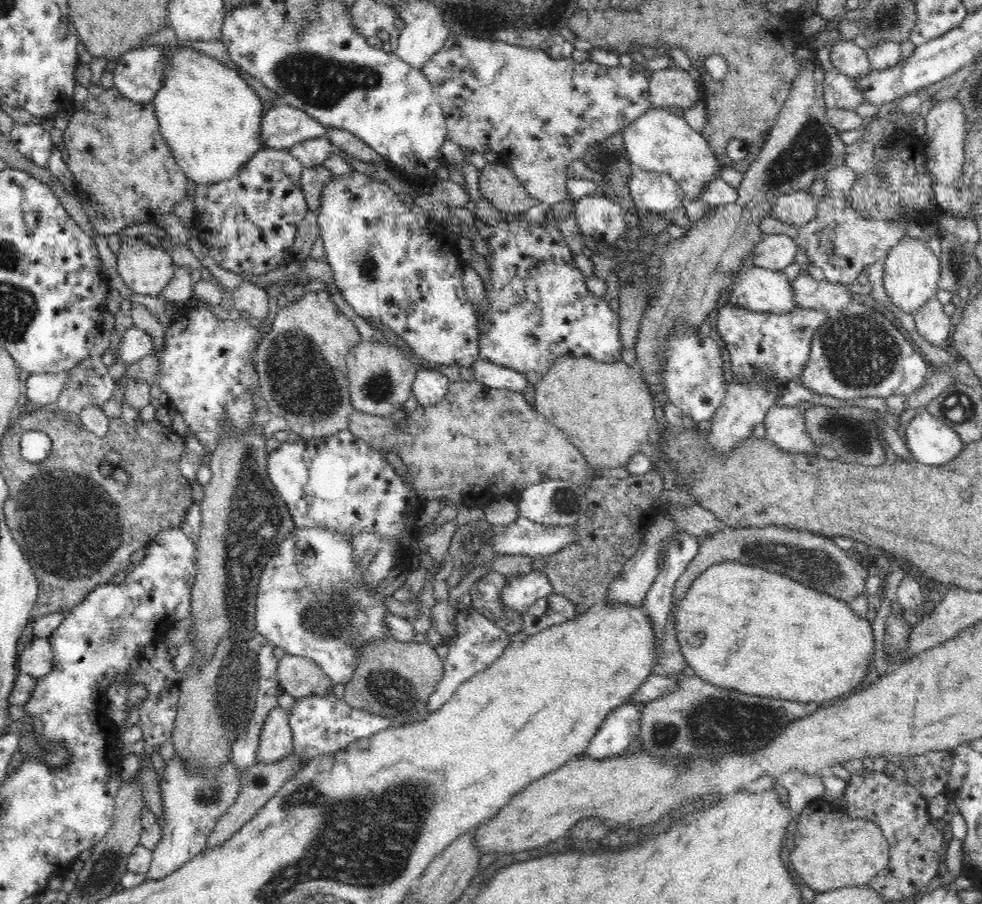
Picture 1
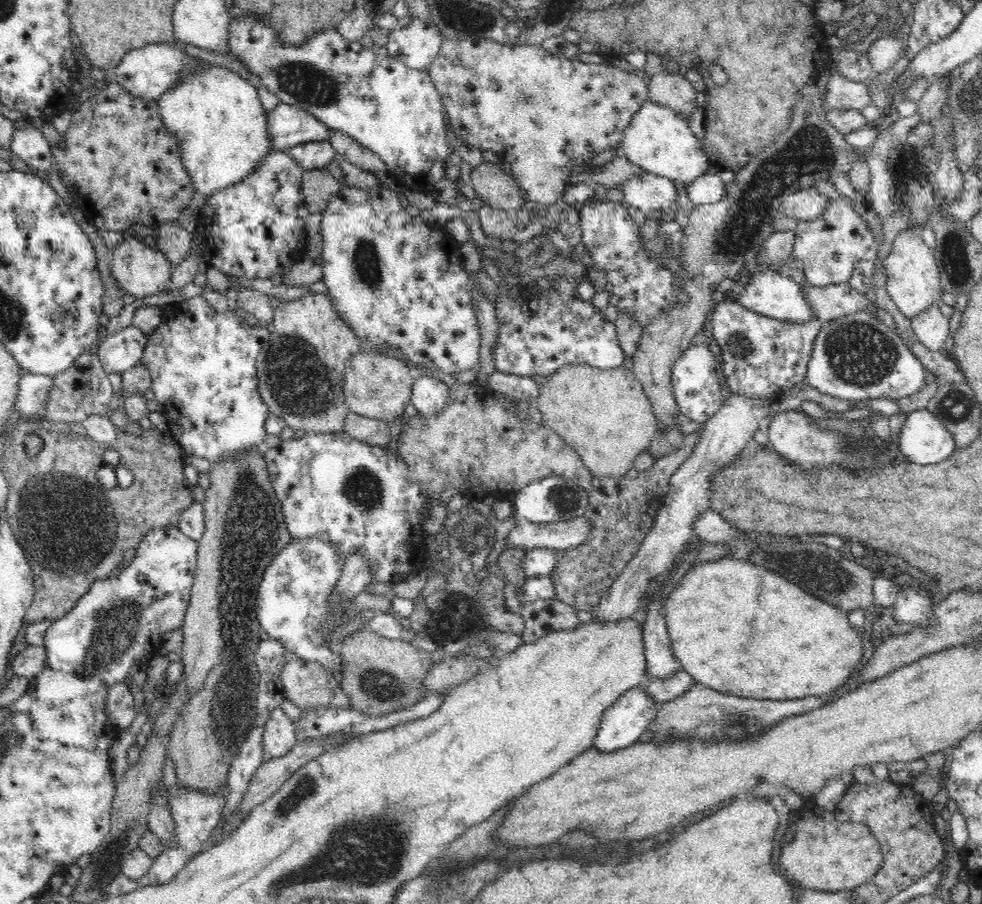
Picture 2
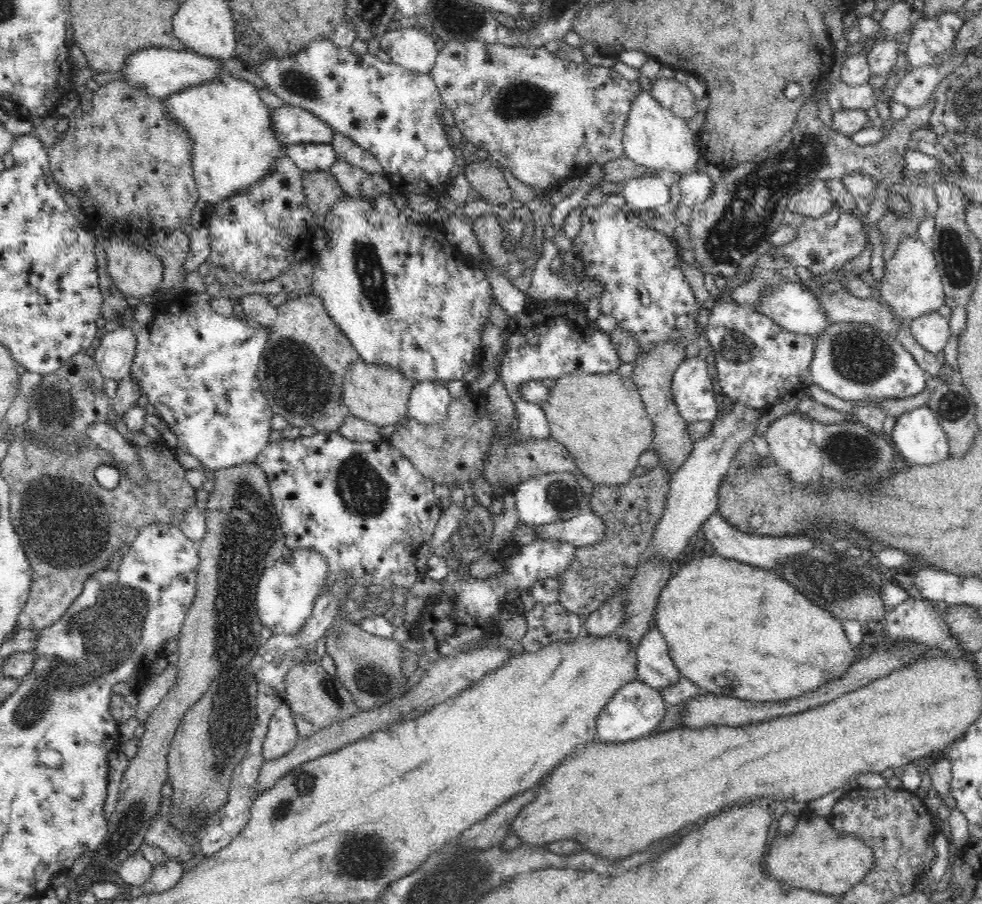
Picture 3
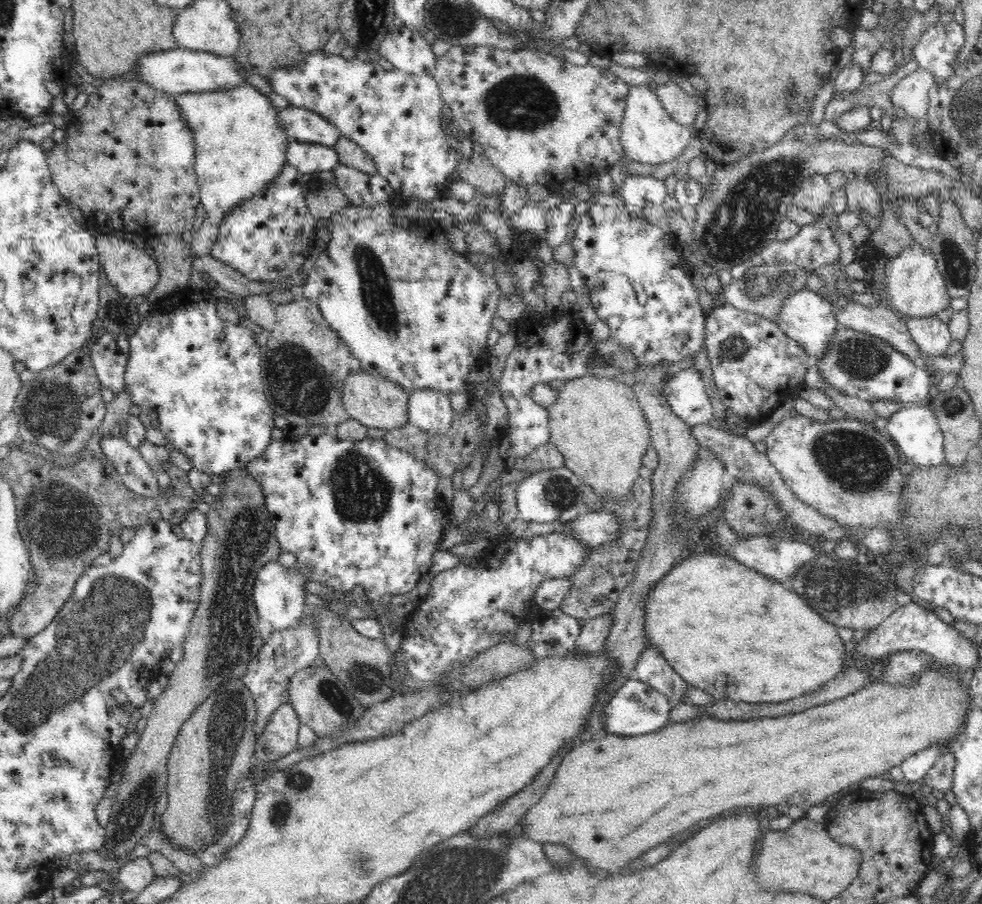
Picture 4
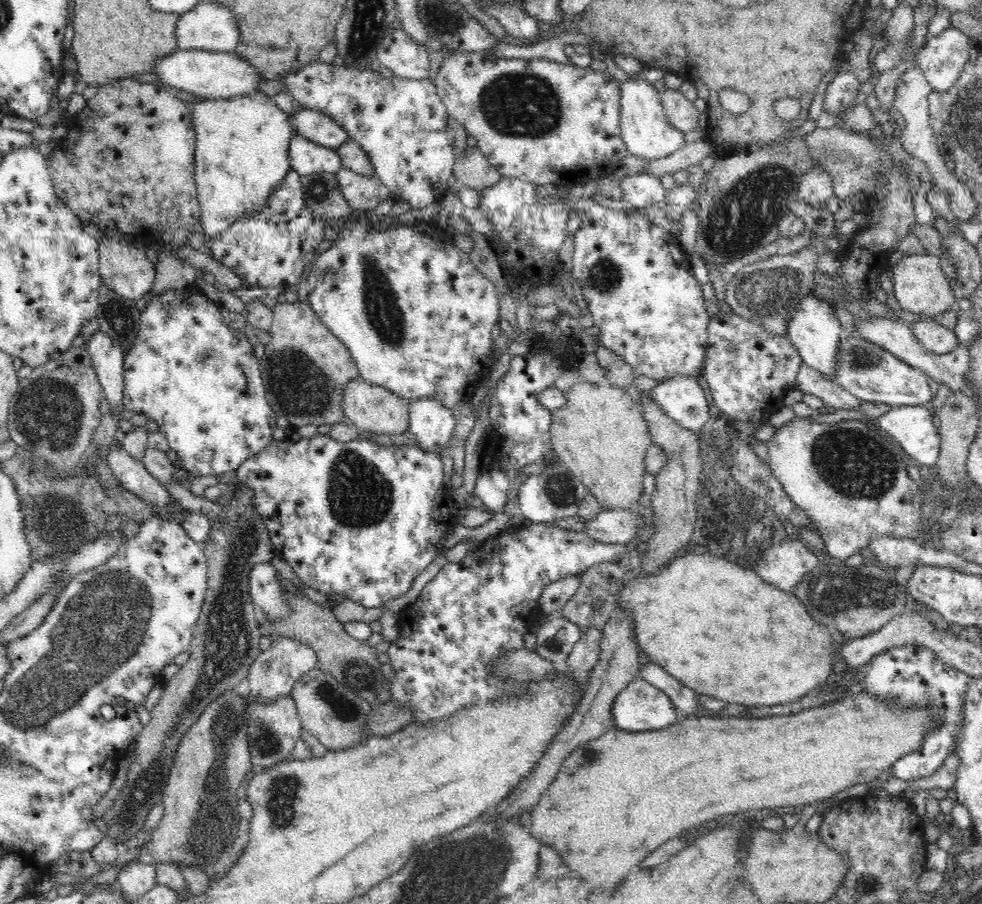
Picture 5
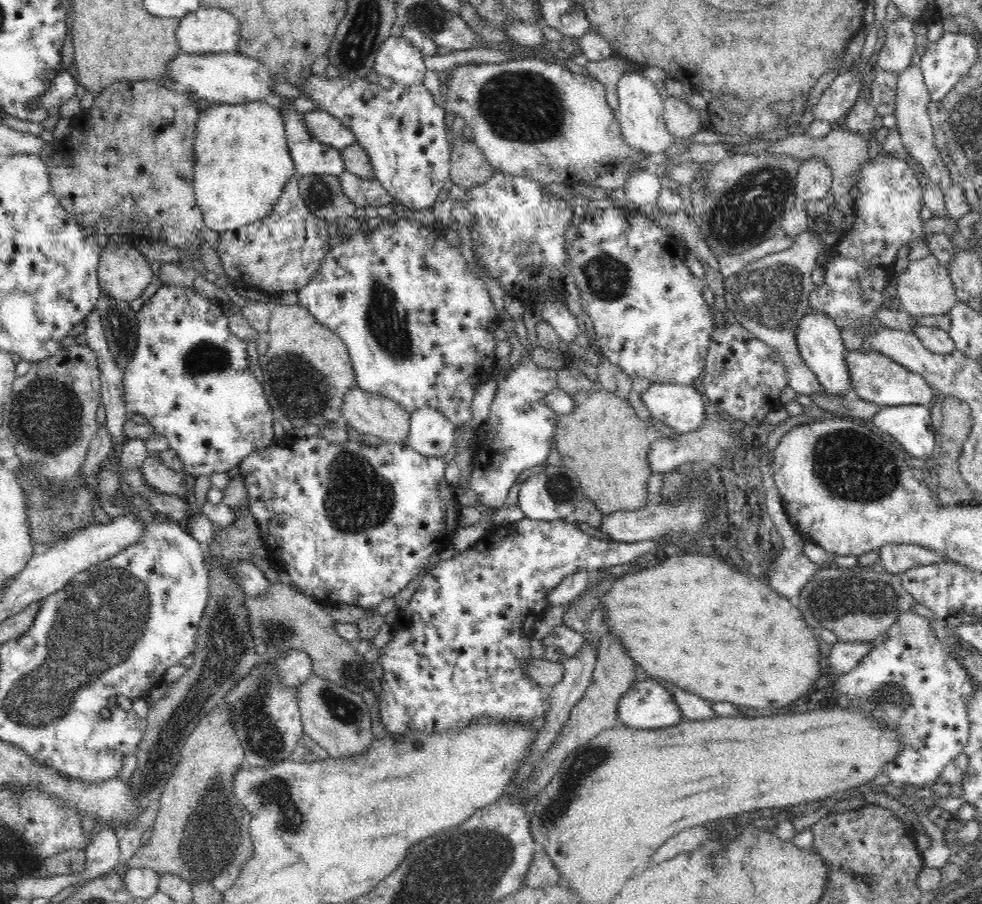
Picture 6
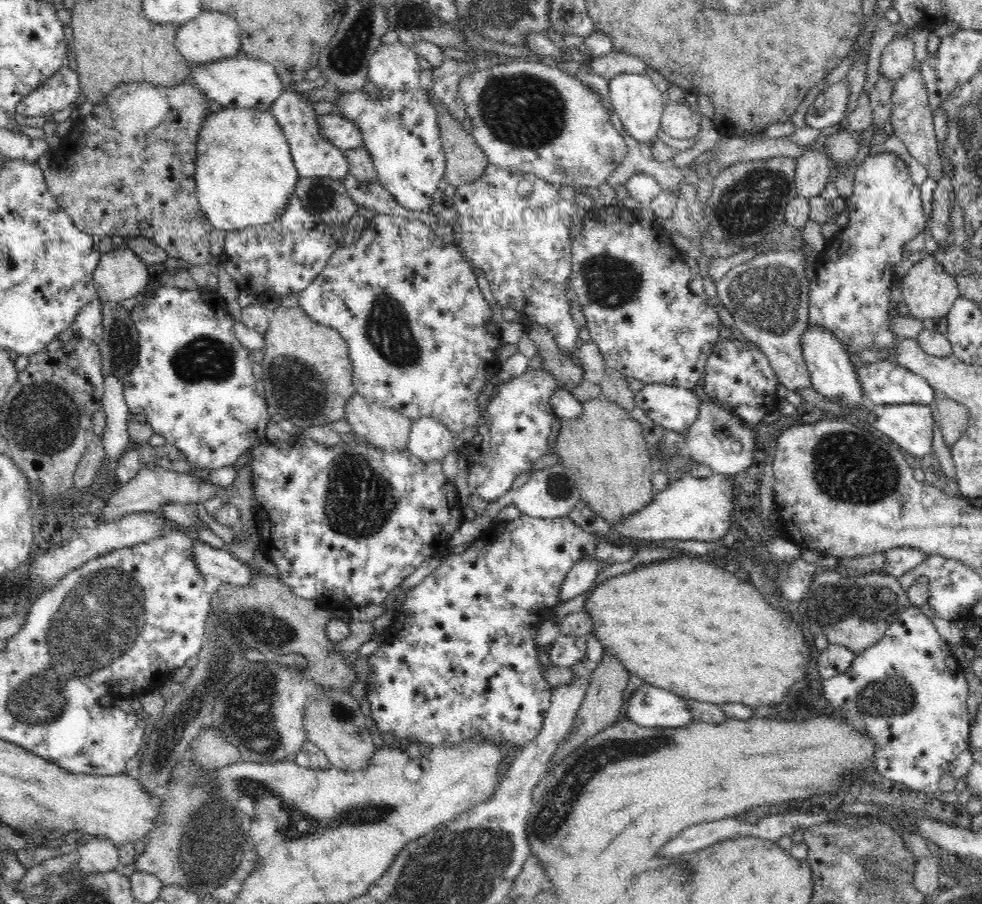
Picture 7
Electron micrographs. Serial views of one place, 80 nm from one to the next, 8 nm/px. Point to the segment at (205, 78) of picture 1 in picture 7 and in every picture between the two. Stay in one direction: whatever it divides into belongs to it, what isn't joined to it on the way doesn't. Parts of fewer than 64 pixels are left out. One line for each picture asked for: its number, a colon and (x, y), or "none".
2: (217, 117)
3: (234, 147)
4: (240, 145)
5: (241, 144)
6: (243, 163)
7: (245, 173)

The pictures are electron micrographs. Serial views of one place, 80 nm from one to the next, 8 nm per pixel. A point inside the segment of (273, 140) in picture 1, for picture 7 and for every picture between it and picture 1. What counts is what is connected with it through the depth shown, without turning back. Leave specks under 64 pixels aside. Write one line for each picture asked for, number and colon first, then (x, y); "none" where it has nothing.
2: (288, 126)
3: (292, 125)
4: (303, 125)
5: (311, 124)
6: (329, 130)
7: (341, 132)

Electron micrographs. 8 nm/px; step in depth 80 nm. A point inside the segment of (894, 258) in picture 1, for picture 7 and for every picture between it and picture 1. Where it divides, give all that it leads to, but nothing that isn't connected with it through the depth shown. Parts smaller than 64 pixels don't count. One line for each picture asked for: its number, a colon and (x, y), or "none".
2: (912, 279)
3: (912, 286)
4: (914, 286)
5: (920, 286)
6: (924, 288)
7: (929, 290)

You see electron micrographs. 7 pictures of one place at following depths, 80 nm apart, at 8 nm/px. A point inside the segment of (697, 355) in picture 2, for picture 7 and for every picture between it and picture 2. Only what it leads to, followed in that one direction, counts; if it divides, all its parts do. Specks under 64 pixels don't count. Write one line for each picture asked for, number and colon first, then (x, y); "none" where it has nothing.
3: (691, 387)
4: (684, 392)
5: (682, 399)
6: (680, 406)
7: (675, 408)

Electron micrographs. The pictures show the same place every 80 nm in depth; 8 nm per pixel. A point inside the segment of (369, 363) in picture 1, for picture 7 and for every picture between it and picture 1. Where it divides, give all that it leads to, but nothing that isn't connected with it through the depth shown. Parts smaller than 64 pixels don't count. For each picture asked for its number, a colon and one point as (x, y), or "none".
2: (376, 385)
3: (376, 393)
4: (374, 401)
5: (373, 408)
6: (368, 413)
7: (381, 427)

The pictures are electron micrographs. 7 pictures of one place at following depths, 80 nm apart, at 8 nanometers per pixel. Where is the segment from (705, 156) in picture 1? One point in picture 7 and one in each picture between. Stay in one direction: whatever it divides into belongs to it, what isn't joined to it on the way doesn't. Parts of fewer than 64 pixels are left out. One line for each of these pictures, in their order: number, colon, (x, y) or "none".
2: (657, 140)
3: (653, 137)
4: (649, 135)
5: (645, 129)
6: (640, 112)
7: (638, 105)

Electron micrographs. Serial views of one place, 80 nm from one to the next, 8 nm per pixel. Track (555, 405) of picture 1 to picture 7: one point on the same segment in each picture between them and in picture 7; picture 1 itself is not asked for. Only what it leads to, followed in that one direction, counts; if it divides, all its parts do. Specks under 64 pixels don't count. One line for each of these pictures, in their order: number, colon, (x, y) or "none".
2: (604, 415)
3: (601, 419)
4: (597, 423)
5: (600, 436)
6: (602, 440)
7: (605, 446)

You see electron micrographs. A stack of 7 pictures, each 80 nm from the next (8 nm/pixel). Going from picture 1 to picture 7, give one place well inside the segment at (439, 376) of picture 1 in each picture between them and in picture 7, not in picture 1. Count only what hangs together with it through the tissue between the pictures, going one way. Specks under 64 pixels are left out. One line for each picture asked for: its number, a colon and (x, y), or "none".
2: (429, 395)
3: (429, 401)
4: (429, 410)
5: (432, 424)
6: (431, 434)
7: (429, 440)

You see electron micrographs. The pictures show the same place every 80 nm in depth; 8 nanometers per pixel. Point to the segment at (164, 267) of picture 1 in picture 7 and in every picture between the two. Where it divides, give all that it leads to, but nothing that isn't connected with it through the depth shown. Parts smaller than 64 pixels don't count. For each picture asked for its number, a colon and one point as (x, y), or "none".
2: (140, 271)
3: (134, 270)
4: (130, 270)
5: (124, 269)
6: (123, 273)
7: (120, 274)

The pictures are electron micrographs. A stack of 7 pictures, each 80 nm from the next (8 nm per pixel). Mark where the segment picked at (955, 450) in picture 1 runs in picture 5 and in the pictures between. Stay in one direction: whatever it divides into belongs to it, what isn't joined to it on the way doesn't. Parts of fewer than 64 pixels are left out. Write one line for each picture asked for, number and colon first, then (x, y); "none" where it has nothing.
2: (923, 439)
3: (918, 435)
4: (915, 429)
5: (915, 427)

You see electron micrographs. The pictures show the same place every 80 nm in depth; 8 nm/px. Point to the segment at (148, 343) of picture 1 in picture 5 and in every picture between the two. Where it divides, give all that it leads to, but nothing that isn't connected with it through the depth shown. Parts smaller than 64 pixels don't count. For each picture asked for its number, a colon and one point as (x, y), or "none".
2: (117, 353)
3: (115, 351)
4: (109, 353)
5: (108, 358)

